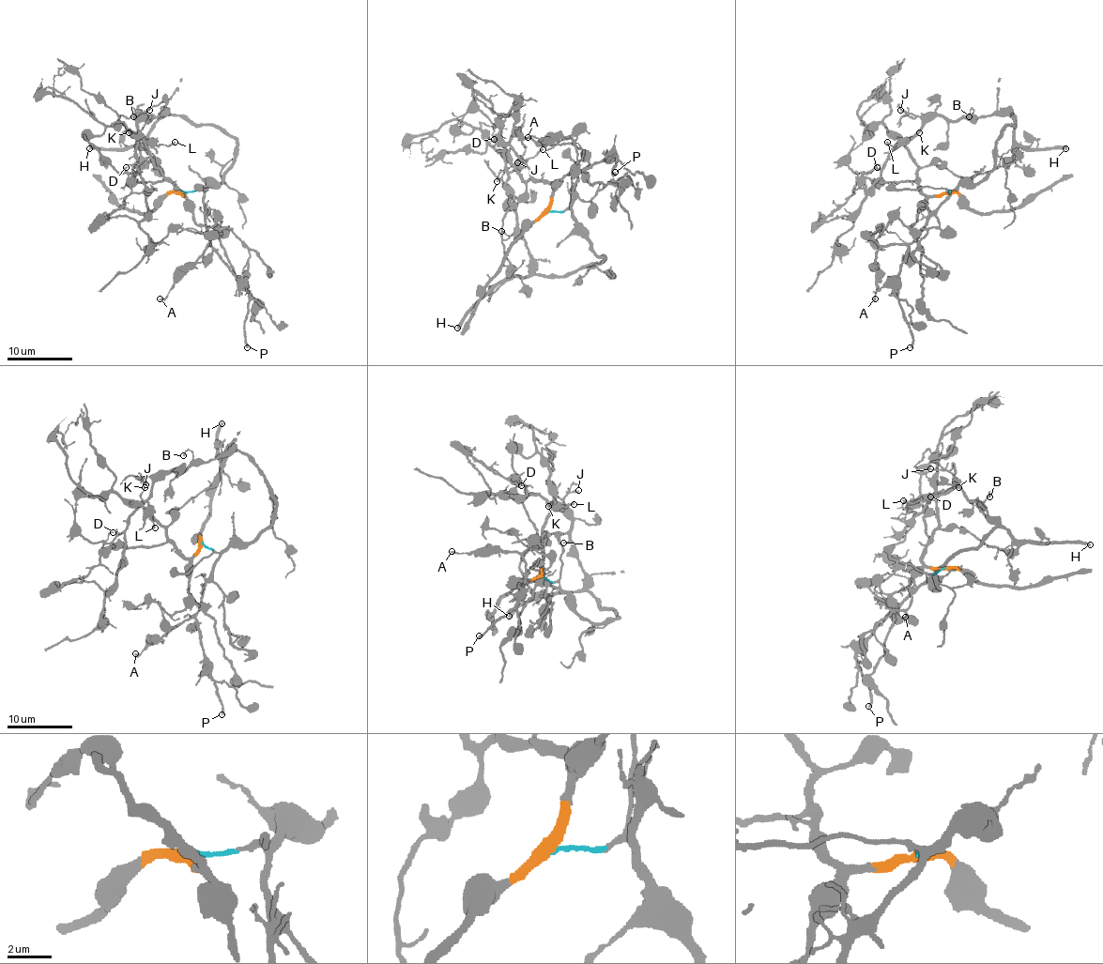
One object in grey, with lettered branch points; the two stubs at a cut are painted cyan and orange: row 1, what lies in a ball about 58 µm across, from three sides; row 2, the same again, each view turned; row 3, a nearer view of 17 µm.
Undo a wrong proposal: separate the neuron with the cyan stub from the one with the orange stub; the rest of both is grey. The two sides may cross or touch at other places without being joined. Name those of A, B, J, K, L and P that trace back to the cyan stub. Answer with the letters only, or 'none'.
A, B, J, K, L, P

